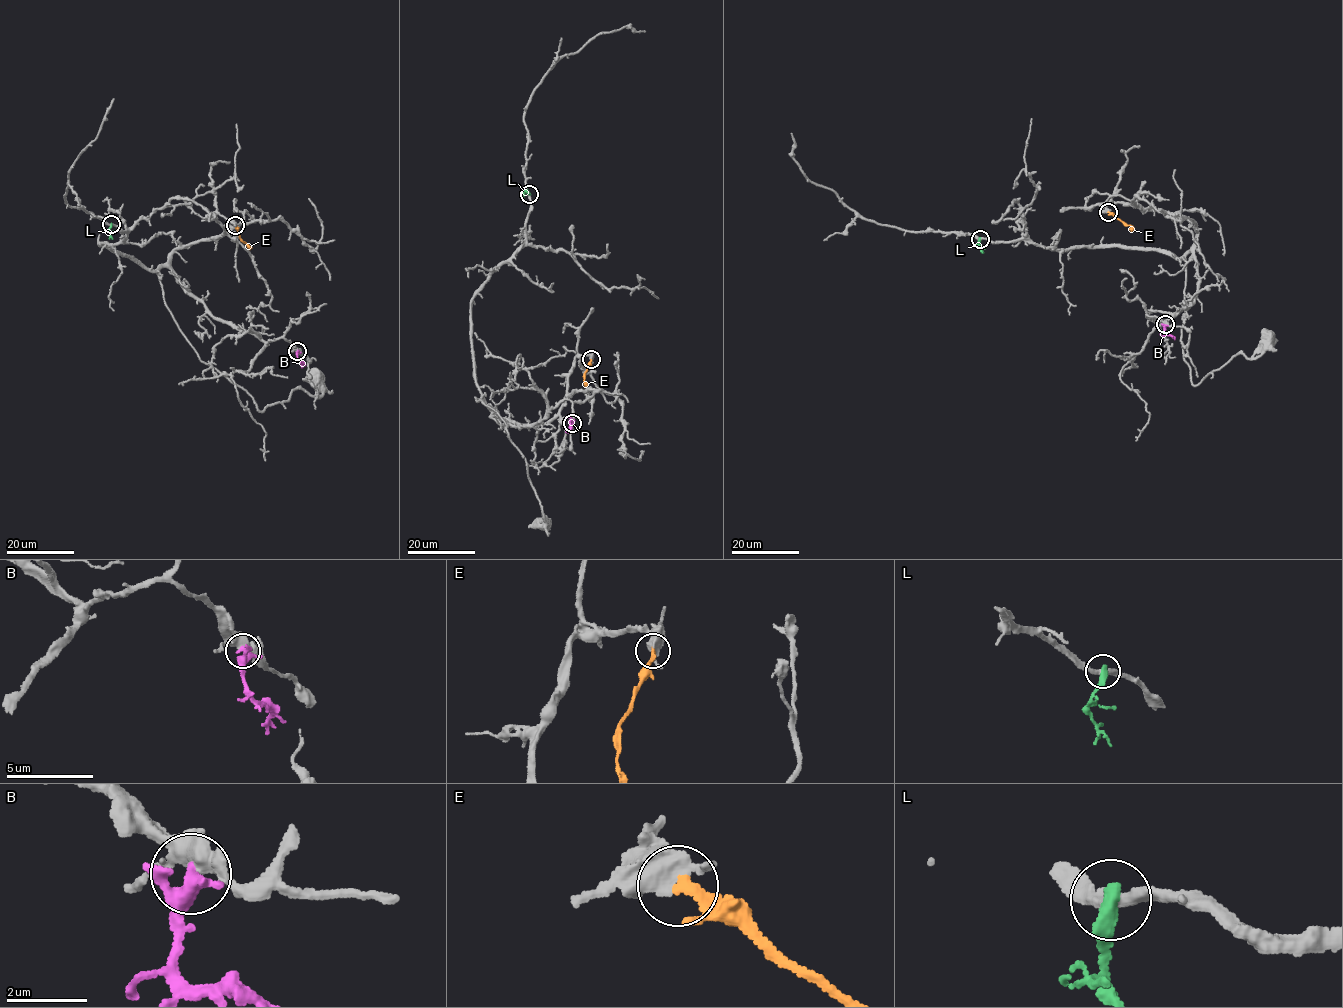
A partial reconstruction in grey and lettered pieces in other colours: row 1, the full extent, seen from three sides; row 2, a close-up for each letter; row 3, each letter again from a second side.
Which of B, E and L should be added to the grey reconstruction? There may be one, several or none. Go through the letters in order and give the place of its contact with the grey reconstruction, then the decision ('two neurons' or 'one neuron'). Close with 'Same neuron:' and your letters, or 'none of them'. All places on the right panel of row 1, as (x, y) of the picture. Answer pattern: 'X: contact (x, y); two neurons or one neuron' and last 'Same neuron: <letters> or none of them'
B: contact (1165, 324); two neurons
E: contact (1108, 212); one neuron
L: contact (980, 239); two neurons
Same neuron: E

